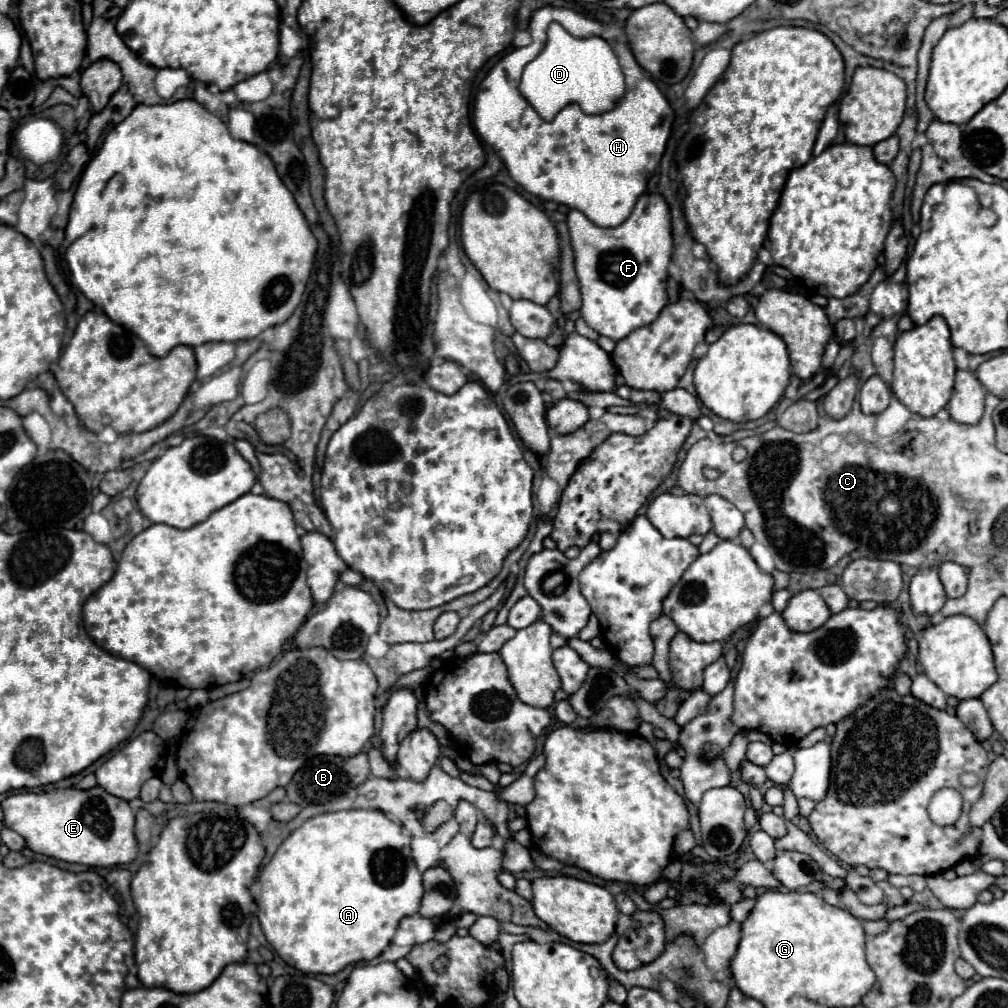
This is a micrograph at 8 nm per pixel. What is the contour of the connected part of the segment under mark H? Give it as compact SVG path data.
M543 6L535 10L527 28L531 30L533 42L503 56L481 82L475 96L473 124L477 134L503 158L511 178L529 194L579 208L599 226L615 226L631 214L635 200L645 192L647 180L657 170L667 148L675 116L655 82L647 80L647 72L637 64L629 44L619 42L613 44L613 50L625 74L627 94L615 102L615 108L599 116L587 116L579 104L569 104L555 120L543 120L521 96L517 86L523 68L541 52L547 26L553 20L573 36L599 36L605 30L601 22L573 8Z

